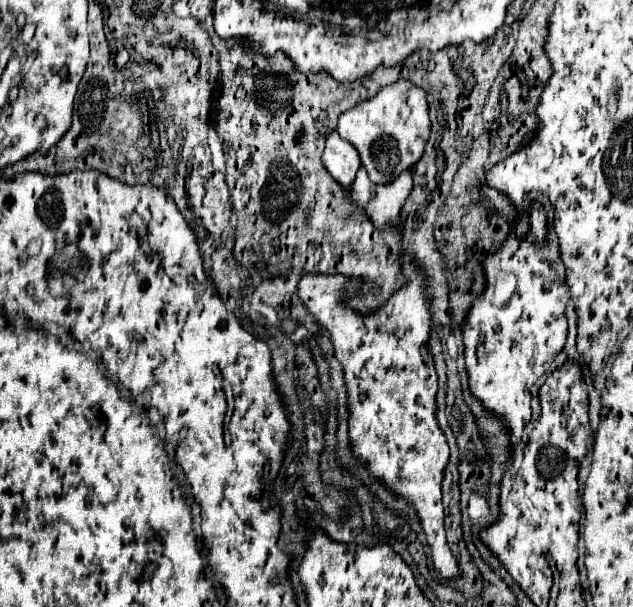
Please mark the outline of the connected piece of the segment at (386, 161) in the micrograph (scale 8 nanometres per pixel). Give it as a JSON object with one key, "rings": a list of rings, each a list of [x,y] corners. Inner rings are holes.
{"rings":[[[401,78],[379,90],[373,98],[345,110],[339,116],[337,132],[359,150],[361,162],[373,182],[393,182],[401,172],[419,162],[429,140],[431,122],[425,92],[409,80]]]}

